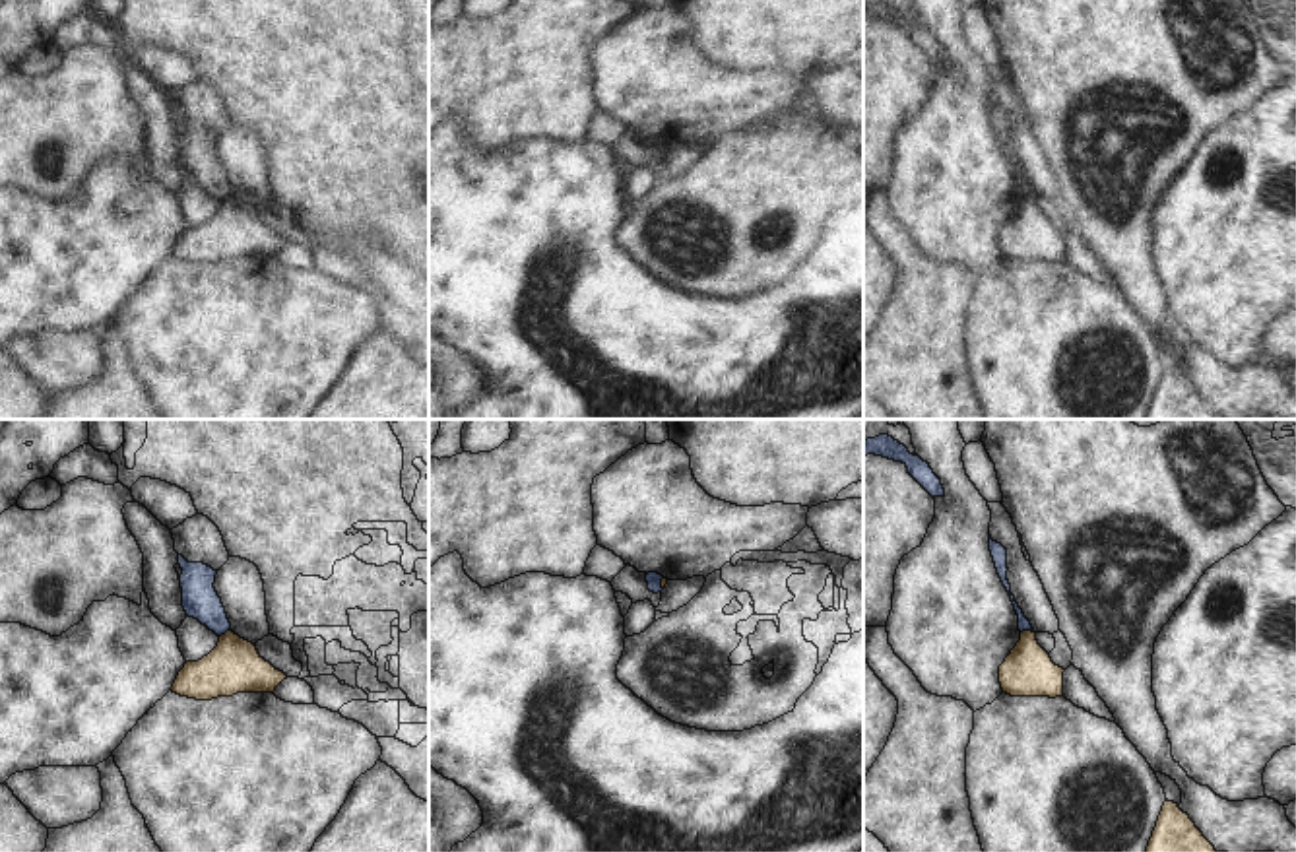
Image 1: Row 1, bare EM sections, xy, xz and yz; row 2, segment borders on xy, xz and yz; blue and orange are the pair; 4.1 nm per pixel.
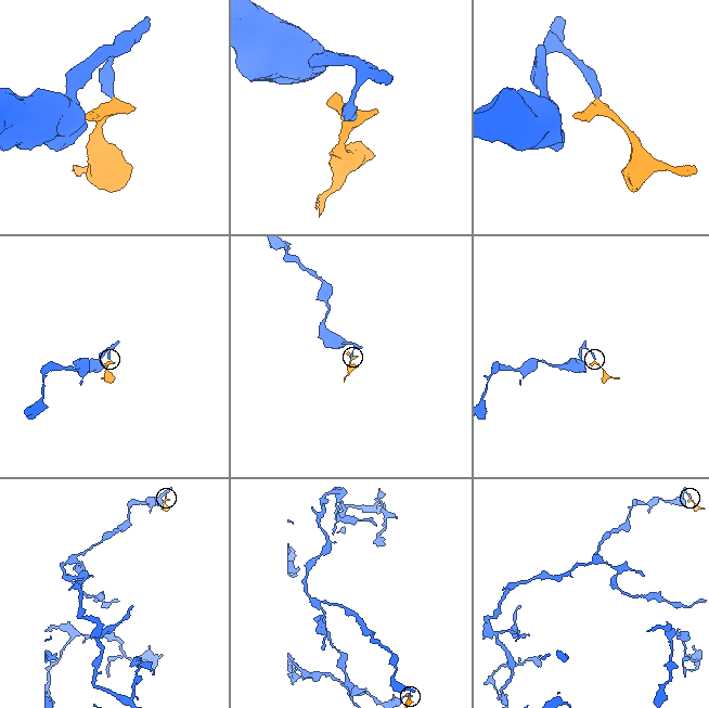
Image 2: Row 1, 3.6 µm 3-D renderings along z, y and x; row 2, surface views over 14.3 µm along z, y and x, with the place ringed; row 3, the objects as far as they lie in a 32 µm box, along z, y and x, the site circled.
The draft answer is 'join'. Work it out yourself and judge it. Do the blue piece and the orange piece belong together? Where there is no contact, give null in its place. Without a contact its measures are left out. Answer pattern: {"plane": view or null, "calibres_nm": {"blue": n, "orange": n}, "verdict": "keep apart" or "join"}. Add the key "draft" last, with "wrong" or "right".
{"plane": "yz", "calibres_nm": {"blue": 50, "orange": 200}, "verdict": "keep apart", "draft": "wrong"}

